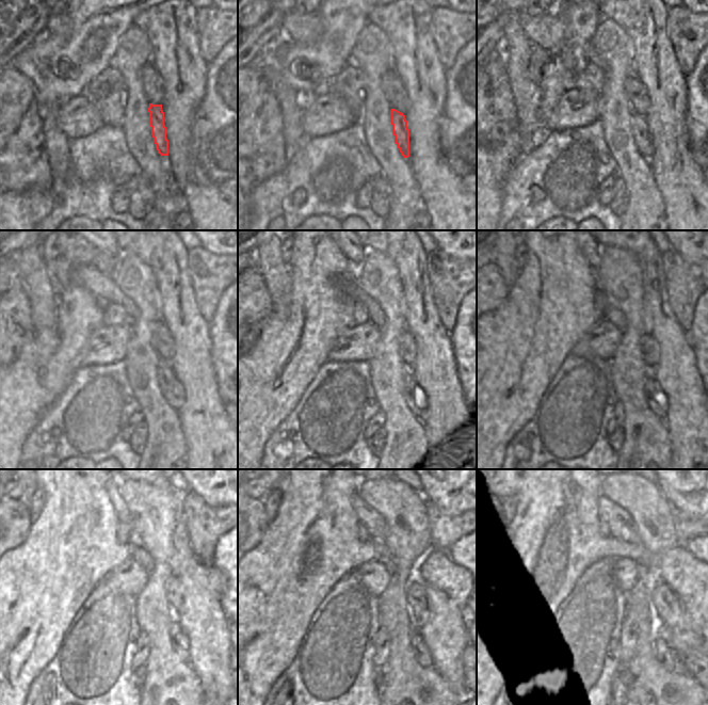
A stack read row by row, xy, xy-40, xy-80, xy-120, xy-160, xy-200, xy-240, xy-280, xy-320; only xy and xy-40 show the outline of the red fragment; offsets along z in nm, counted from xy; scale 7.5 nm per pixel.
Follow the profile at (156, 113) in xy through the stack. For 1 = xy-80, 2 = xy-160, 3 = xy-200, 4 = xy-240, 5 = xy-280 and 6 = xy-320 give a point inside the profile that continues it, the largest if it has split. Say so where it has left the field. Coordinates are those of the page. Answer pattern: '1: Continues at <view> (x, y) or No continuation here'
1: Continues at xy-80 (642, 138)
2: Continues at xy-160 (416, 400)
3: Continues at xy-200 (656, 400)
4: Continues at xy-240 (180, 644)
5: Continues at xy-280 (420, 649)
6: Continues at xy-320 (664, 654)

